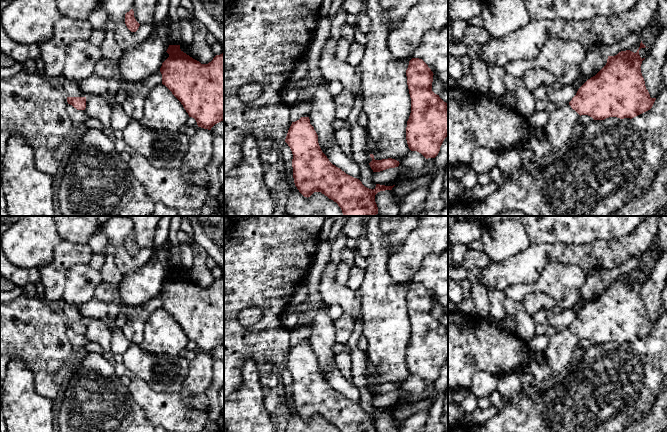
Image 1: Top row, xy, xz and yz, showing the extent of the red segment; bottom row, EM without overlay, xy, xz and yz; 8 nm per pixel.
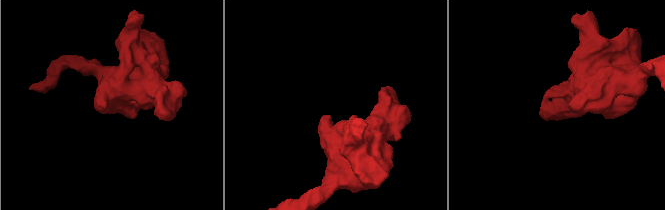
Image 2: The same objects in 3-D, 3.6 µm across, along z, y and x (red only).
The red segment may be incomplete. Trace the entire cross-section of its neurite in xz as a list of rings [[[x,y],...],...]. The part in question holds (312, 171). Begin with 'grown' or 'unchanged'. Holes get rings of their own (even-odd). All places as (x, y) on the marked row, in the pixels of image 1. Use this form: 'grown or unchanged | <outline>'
unchanged | [[[301,117],[299,120],[292,122],[285,142],[293,154],[293,178],[299,192],[307,198],[314,192],[321,192],[338,204],[343,216],[374,216],[378,214],[375,195],[380,191],[392,190],[395,186],[376,184],[373,190],[369,189],[359,179],[346,174],[333,165],[319,146],[318,135],[310,124],[309,117]]]

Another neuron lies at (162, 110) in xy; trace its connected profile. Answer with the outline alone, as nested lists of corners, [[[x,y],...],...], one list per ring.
[[[162,83],[156,85],[147,95],[140,122],[150,130],[181,131],[189,115],[181,102]]]

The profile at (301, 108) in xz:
[[[312,97],[308,99],[298,99],[294,104],[290,105],[292,122],[299,120],[301,117],[309,117],[311,102]]]

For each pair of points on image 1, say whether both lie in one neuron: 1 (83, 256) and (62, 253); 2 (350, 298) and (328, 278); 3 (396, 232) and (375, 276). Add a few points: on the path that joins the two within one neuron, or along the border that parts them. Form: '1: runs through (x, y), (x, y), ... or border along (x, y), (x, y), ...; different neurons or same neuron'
1: runs through (78, 254), (67, 254); same neuron
2: runs through (344, 296), (332, 284); same neuron
3: border along (379, 226), (390, 236), (390, 254); different neurons

